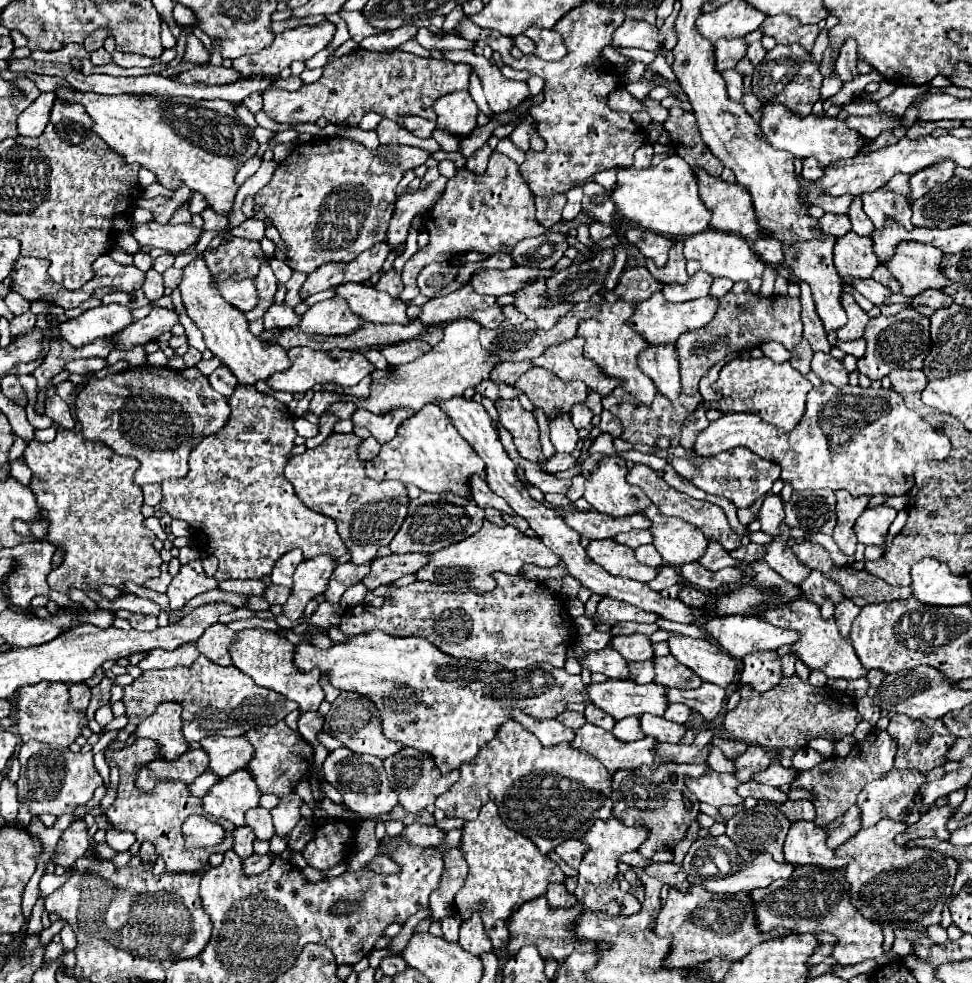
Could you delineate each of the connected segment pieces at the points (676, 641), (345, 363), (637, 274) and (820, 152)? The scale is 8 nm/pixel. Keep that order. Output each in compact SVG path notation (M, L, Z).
M676 635L668 639L668 645L672 655L706 683L714 683L726 689L738 673L738 661L708 639Z
M306 346L293 347L287 355L292 363L288 371L282 371L278 375L272 375L268 379L268 385L276 391L290 391L290 393L306 393L314 385L324 383L338 383L342 387L352 387L360 383L366 375L370 375L376 367L358 351L344 351L344 349L332 349L332 351L316 351Z
M632 267L622 273L622 281L616 285L614 291L606 293L606 299L614 301L614 299L622 297L624 301L638 303L638 301L652 297L652 293L662 291L662 287L664 285L660 281L656 281L646 267Z
M780 103L774 105L766 105L764 107L764 115L762 115L762 133L768 139L770 145L774 145L776 149L784 149L788 153L792 153L794 157L800 159L808 159L814 157L822 169L830 167L832 163L838 161L846 161L850 157L856 157L860 153L860 149L866 145L864 137L856 131L856 129L848 129L846 121L842 119L834 119L830 115L806 115L800 117L794 111L788 111L786 107L780 107Z

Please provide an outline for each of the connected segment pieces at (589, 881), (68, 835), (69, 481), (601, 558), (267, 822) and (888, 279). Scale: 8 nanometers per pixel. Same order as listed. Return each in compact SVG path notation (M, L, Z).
M610 817L608 821L596 821L592 829L584 835L584 843L590 847L584 855L578 871L578 887L576 899L584 903L584 907L592 911L604 911L608 915L634 915L640 911L640 903L632 893L624 893L618 887L618 859L626 851L636 851L648 839L648 827L628 827L620 823L620 819Z
M74 821L60 837L56 853L52 855L52 861L56 865L62 865L64 869L70 869L76 859L84 857L90 849L88 841L88 825L84 821Z
M58 429L56 439L52 443L40 443L40 441L30 441L24 459L28 467L32 469L32 493L36 495L36 501L40 507L48 511L48 521L50 529L46 535L46 541L54 543L56 547L64 547L64 563L50 573L50 589L60 591L68 595L70 587L84 591L90 599L94 599L100 607L116 607L116 609L128 609L134 613L152 613L158 615L160 607L148 599L138 599L130 593L126 593L122 599L116 601L106 601L98 599L96 589L100 585L112 585L112 587L122 587L124 581L134 581L142 585L146 579L158 577L160 575L160 553L154 549L154 539L156 535L144 527L144 515L140 513L142 509L142 489L134 483L134 473L140 467L136 459L132 457L122 457L116 455L110 447L98 443L98 441L88 441L82 437L82 433L74 431L64 431Z
M614 539L590 541L586 553L592 557L594 563L598 563L616 577L628 577L640 583L648 583L658 575L658 569L636 561L634 549L626 545L618 545Z
M256 807L256 809L250 809L246 813L246 821L248 825L254 829L256 837L262 839L262 841L270 841L274 837L274 825L272 825L272 815L268 809L262 809L262 807Z
M880 265L880 267L872 273L872 279L874 279L874 281L880 281L880 283L886 285L886 287L890 287L894 293L900 293L900 283L896 283L896 279L888 273L888 269L886 269L884 265Z

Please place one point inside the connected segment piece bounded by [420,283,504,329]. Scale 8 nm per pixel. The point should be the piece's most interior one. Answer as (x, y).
(465, 302)

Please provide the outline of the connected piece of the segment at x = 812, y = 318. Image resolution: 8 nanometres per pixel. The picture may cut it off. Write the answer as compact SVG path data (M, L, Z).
M800 281L800 301L802 301L802 323L804 323L804 339L812 345L814 351L822 351L822 353L830 353L830 343L826 339L824 327L820 323L820 317L816 315L816 307L812 301L812 293L810 287Z

